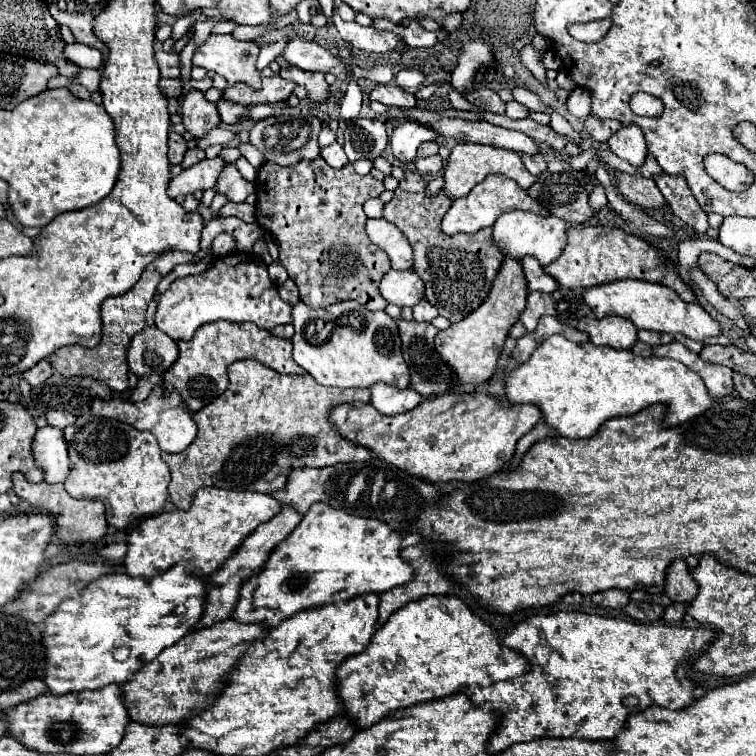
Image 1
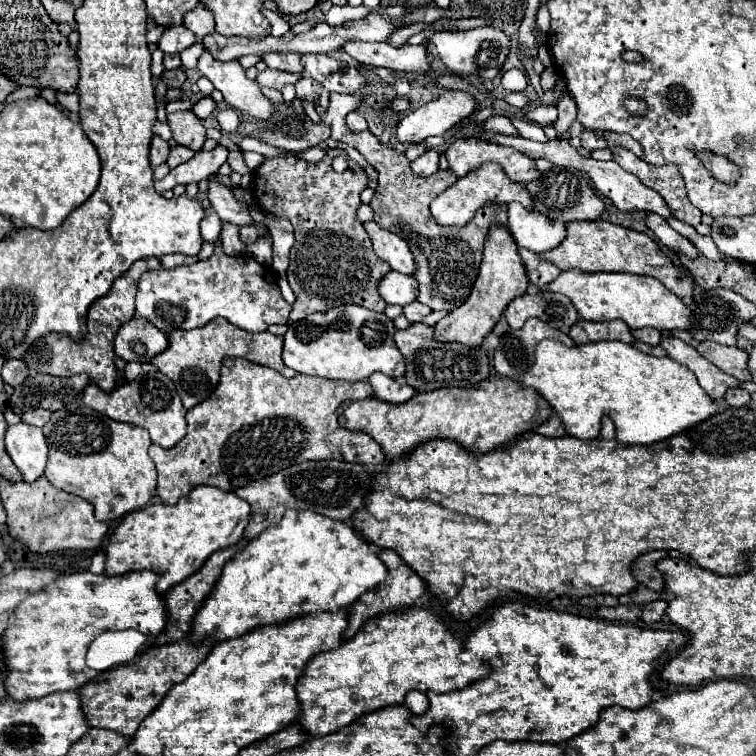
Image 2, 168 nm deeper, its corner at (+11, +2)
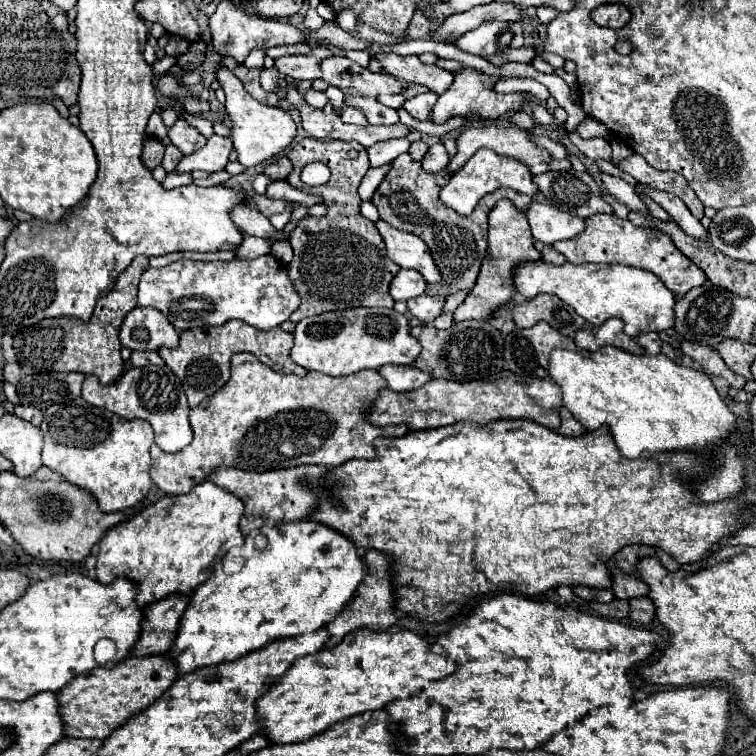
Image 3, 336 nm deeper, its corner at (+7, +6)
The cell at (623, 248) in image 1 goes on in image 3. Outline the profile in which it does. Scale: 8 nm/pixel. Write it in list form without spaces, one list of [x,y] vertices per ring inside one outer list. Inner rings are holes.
[[[616,214],[610,216],[592,216],[586,220],[586,230],[564,242],[556,242],[554,248],[568,258],[570,264],[590,264],[590,262],[604,262],[604,264],[628,264],[634,268],[644,268],[654,272],[664,286],[674,292],[676,296],[684,296],[688,290],[702,286],[706,282],[706,274],[694,266],[680,250],[674,246],[670,236],[660,230],[634,226],[630,220],[622,220]]]

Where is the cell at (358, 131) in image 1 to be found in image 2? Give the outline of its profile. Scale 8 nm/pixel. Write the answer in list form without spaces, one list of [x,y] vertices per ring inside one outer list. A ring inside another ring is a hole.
[[[350,112],[350,114],[346,116],[346,126],[350,128],[350,132],[364,132],[364,130],[368,128],[364,116],[358,114],[358,112]]]

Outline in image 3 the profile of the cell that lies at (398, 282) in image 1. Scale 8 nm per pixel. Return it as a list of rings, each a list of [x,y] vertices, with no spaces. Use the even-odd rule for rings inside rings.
[[[400,270],[390,284],[390,294],[394,300],[410,300],[424,292],[426,280],[416,270]]]

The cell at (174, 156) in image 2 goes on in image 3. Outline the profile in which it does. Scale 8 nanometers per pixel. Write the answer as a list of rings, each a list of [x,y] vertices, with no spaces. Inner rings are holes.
[[[168,144],[166,146],[166,152],[164,152],[164,160],[162,160],[162,168],[166,170],[166,172],[172,172],[176,166],[178,166],[178,162],[182,160],[182,154],[172,146],[172,144]]]

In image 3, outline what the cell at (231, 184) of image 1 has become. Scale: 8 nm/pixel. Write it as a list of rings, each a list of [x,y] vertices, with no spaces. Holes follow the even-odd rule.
[[[240,204],[236,212],[232,212],[232,220],[236,222],[236,226],[240,226],[240,230],[248,236],[258,236],[270,242],[278,242],[278,240],[288,240],[288,232],[284,230],[276,230],[270,220],[258,212],[256,206],[252,204]]]

